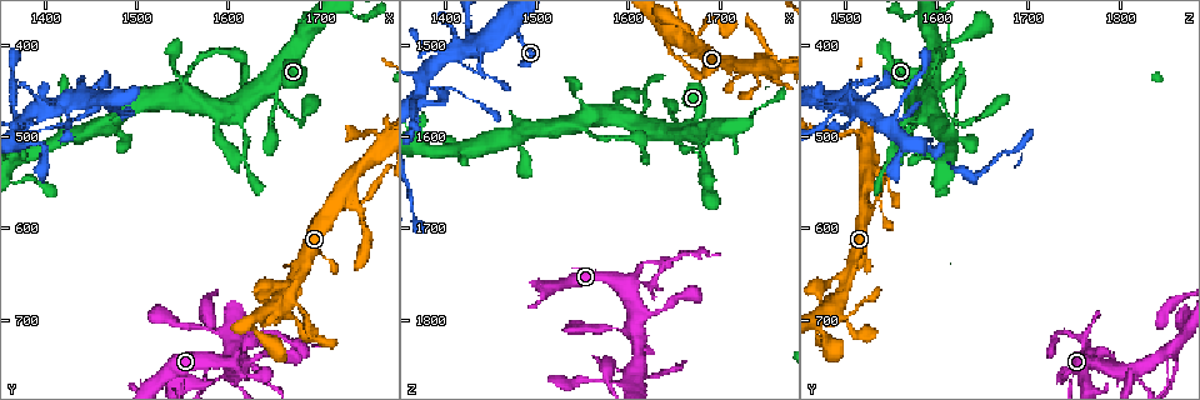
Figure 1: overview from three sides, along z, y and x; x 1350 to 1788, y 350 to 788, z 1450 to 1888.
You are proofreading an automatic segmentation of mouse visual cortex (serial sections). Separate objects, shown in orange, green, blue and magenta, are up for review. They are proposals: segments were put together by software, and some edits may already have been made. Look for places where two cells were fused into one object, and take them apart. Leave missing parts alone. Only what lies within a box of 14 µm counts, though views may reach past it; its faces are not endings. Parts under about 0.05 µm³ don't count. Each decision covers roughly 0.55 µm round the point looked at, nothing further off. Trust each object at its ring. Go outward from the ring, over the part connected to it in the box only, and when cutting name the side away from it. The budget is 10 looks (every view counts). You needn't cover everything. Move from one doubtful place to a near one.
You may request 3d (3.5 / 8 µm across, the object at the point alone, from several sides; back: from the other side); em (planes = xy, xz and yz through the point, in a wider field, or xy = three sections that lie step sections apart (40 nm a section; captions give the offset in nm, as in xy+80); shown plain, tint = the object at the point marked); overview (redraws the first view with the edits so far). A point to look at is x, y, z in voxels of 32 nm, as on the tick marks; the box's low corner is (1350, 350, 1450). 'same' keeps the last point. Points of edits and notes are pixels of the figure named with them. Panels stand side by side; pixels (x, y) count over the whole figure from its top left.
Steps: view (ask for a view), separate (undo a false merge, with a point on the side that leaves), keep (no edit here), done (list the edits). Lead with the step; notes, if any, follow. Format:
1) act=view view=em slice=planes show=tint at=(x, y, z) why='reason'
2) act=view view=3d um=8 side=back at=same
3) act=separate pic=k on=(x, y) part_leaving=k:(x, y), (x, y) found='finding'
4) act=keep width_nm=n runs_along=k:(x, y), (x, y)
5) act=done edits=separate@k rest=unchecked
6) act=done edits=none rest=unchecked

act=view view=3d um=8 at=(1745, 575, 1530) why='abrupt turn'

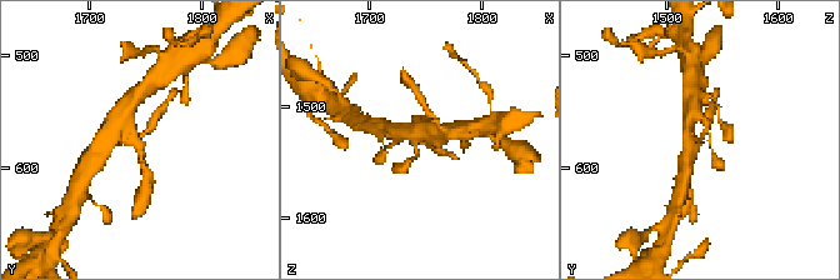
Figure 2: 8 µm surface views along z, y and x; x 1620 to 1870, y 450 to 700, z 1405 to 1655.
act=view view=3d um=3.5 at=(1744, 576, 1530) why='closer look'

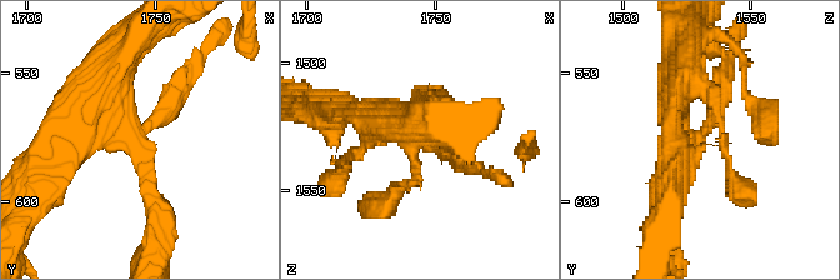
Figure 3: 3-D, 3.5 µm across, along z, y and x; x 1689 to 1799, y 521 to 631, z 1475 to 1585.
act=view view=em slice=xy step=1 show=tint at=(1744, 574, 1531)

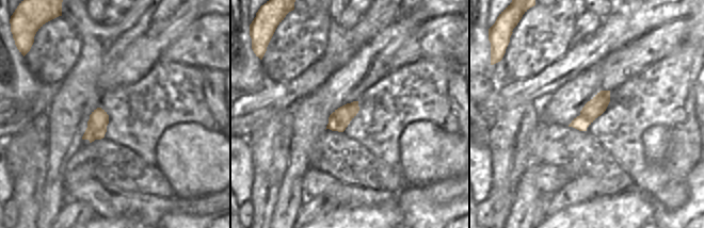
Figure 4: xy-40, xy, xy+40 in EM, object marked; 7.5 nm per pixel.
act=keep runs_along=3:(376, 115), (469, 166) found='all the same cell'

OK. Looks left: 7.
act=view view=3d um=3.5 side=back at=(1435, 465, 1500) why='sudden change in width'

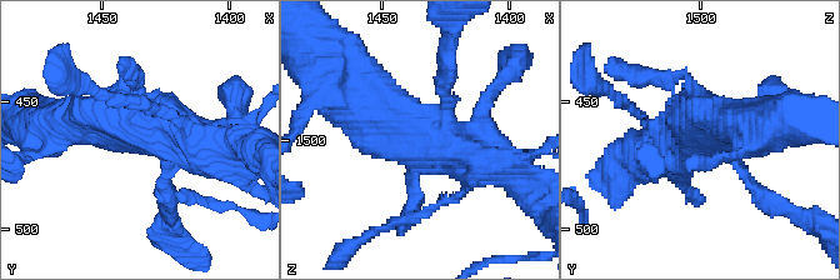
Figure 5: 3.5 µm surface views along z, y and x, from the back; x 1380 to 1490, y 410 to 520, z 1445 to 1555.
act=view view=em slice=xy step=2 show=tint at=(1430, 460, 1503) why='shape alone is not enough'

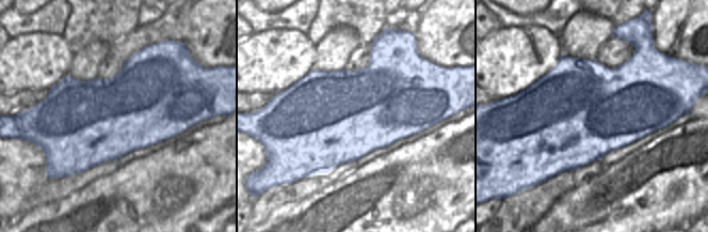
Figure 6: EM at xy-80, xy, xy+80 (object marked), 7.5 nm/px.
act=keep runs_along=5:(340, 93), (420, 144), (485, 166) found='one cell here'

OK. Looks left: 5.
act=view view=3d um=3.5 at=(1615, 730, 1760) why='a narrow waist'

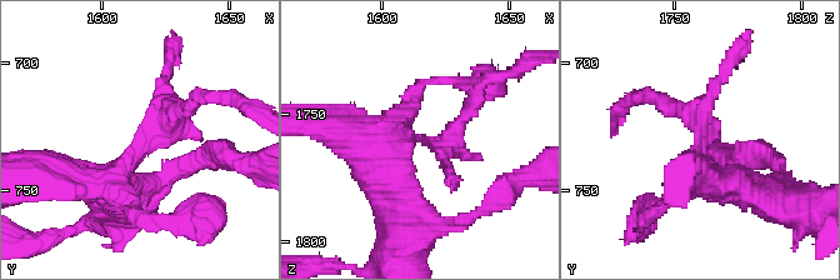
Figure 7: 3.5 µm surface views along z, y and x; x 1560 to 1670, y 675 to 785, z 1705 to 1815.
act=view view=em slice=xy step=2 show=tint at=(1615, 734, 1759)

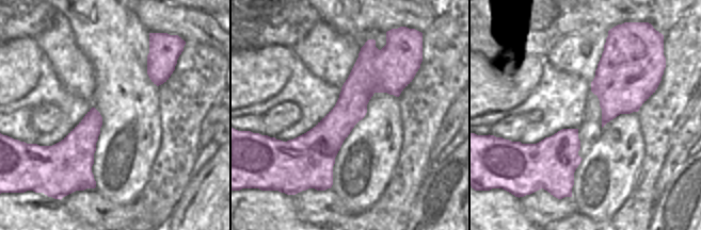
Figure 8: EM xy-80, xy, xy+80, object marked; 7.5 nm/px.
act=keep runs_along=7:(70, 175), (111, 179), (189, 109) found='all the same cell'

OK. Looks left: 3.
act=view view=3d um=3.5 side=back at=(1615, 735, 1860) why='thin arm on a thick one'

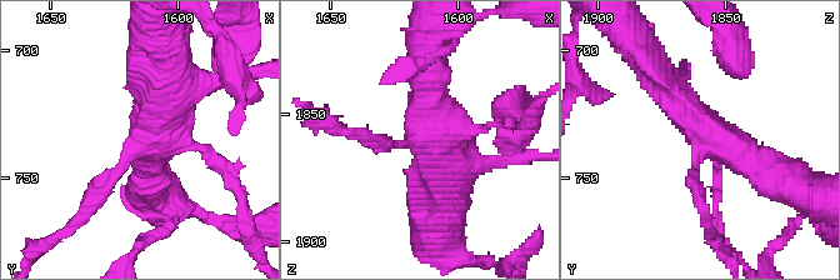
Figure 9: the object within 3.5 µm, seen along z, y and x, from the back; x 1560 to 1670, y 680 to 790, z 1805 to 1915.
act=view view=em slice=xy step=3 show=tint at=(1615, 738, 1859) arms=4 arm_widths_nm=100,150,450,450 why='need the tissue'

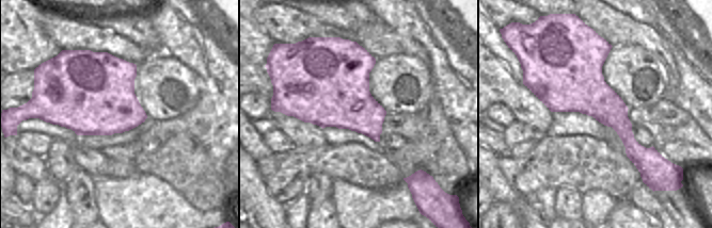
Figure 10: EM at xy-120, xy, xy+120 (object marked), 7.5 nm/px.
act=view view=em slice=planes show=tint at=same why='another direction'

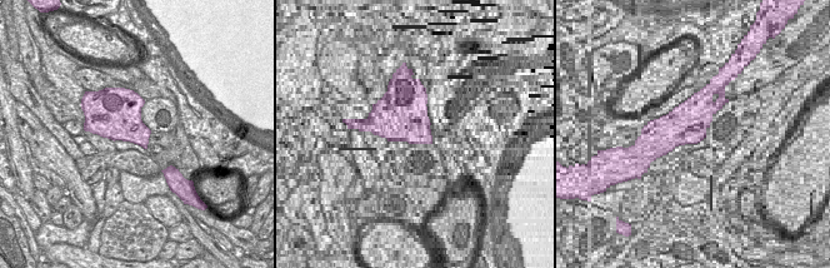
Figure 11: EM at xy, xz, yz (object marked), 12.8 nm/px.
act=keep found='continuous, no second cell'

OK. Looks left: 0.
act=done edits=none rest=unchecked

